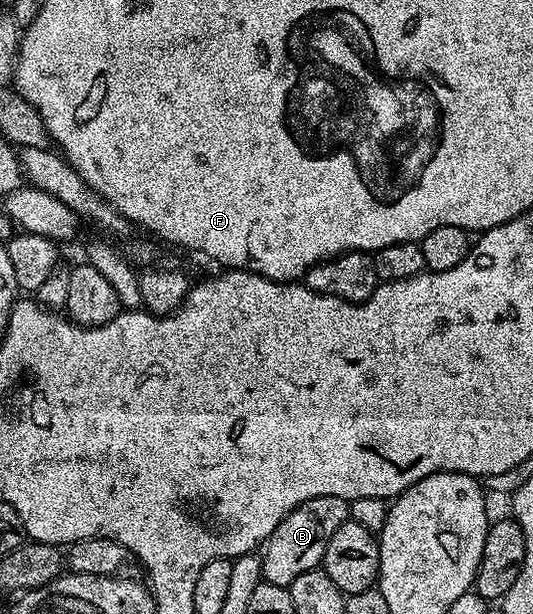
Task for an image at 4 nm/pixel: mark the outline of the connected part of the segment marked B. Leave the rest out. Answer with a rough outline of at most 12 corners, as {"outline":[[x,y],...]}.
{"outline":[[313,496],[273,528],[263,581],[316,569],[349,520],[348,499]]}

